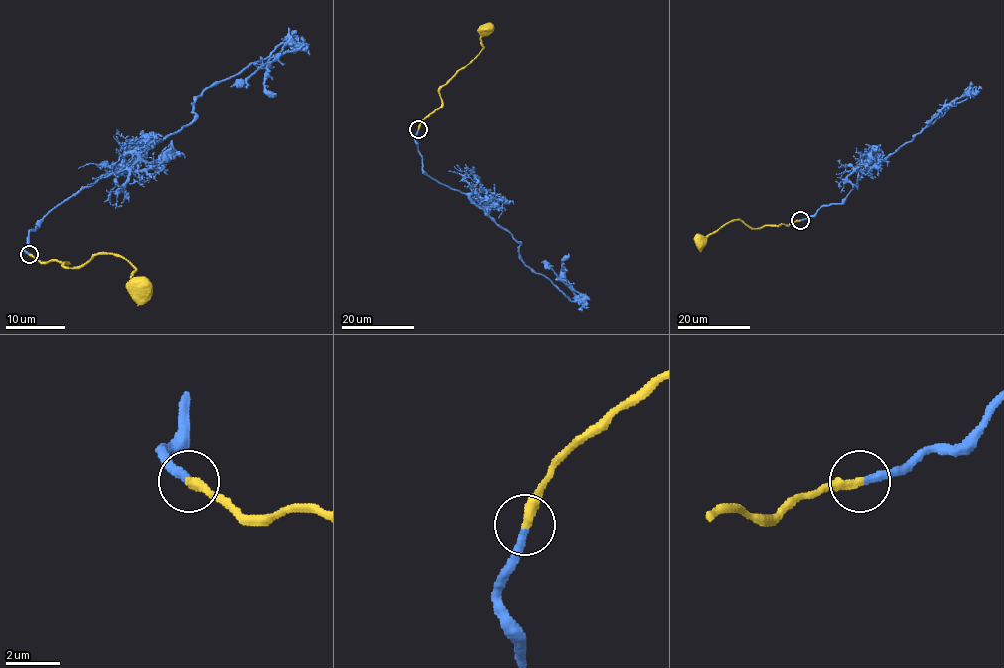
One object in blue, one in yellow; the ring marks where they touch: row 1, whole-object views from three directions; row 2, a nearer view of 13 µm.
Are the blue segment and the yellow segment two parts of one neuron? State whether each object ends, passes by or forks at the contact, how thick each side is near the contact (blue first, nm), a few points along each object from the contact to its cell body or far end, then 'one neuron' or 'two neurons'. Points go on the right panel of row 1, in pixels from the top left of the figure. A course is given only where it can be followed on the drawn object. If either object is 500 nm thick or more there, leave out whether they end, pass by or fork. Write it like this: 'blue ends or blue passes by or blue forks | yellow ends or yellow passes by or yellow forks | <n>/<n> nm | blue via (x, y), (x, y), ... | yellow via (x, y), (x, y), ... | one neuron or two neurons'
blue ends | yellow ends | 300/380 nm | blue via (800, 220), (812, 217), (823, 206), (840, 204), (864, 172), (880, 164), (972, 91), (965, 91), (924, 122) | yellow via (800, 220), (758, 229), (751, 229), (741, 220), (730, 220), (700, 240) | one neuron

